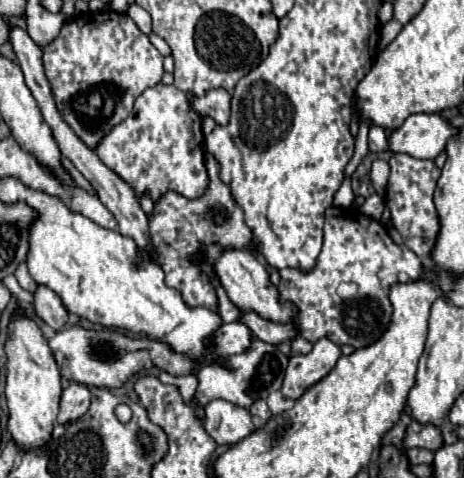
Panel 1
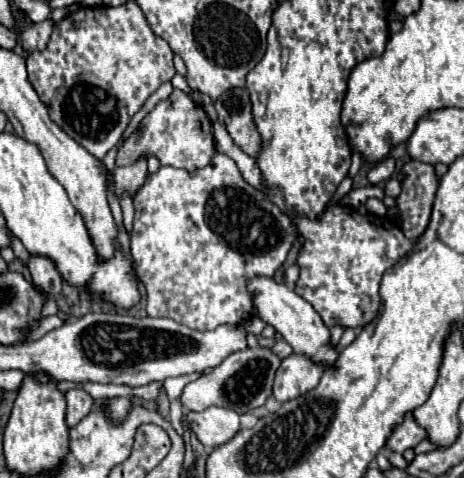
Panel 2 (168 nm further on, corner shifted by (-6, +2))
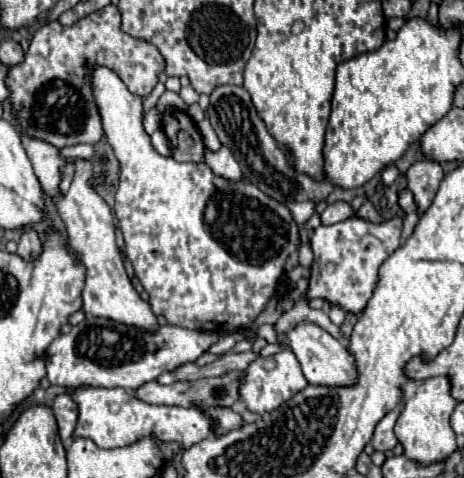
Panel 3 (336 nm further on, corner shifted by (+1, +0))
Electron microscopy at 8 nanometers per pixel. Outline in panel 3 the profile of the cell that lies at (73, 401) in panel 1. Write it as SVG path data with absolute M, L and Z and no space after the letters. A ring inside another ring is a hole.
M57 395L53 401L53 413L59 425L59 437L65 445L69 445L69 441L73 439L73 431L77 427L77 403L73 401L71 395Z

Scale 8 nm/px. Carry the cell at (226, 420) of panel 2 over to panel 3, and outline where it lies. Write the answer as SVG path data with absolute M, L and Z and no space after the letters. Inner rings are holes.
M79 387L73 395L79 405L79 423L73 437L89 437L95 445L103 449L125 447L135 443L143 435L157 435L161 441L177 441L185 449L191 445L213 437L215 419L197 407L167 407L149 405L125 389L99 389L99 387Z

